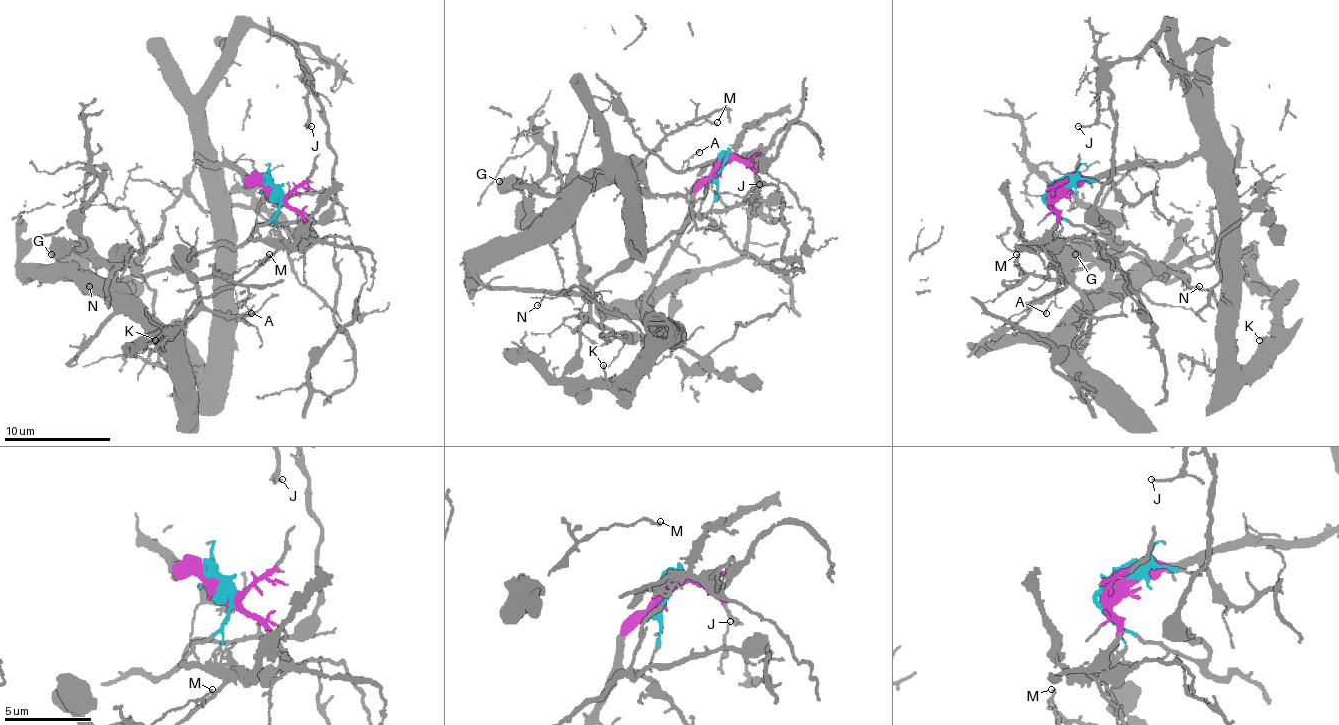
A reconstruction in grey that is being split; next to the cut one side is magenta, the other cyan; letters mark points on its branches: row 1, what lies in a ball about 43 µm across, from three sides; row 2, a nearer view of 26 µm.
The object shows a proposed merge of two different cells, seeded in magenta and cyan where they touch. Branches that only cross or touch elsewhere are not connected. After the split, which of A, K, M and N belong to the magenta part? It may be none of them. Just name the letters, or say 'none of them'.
K, M

